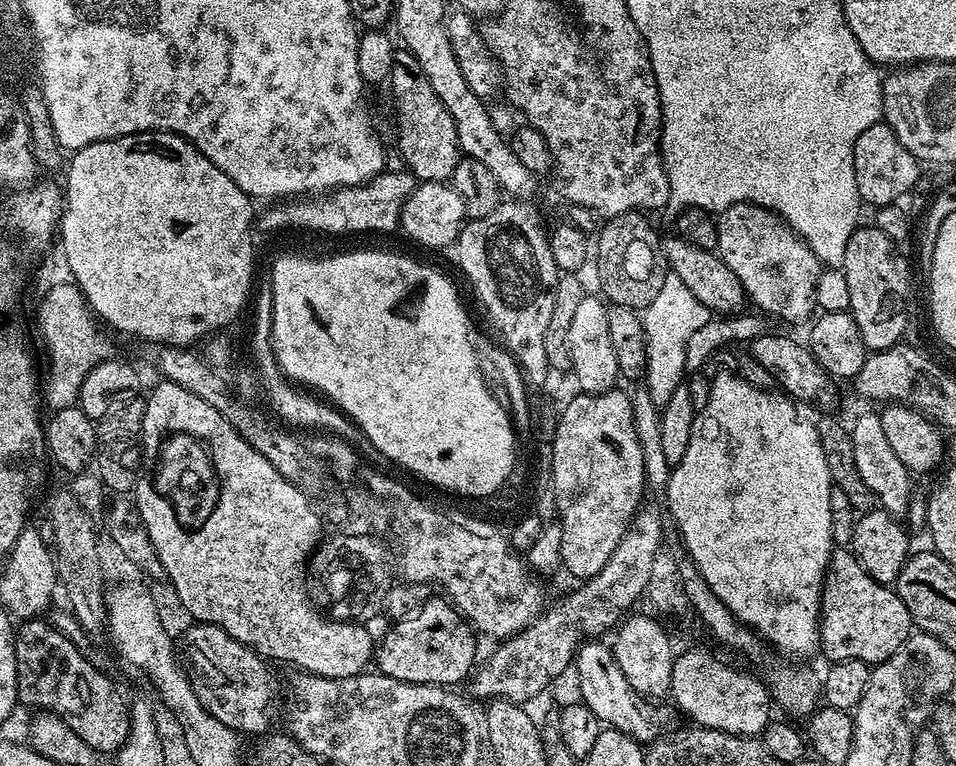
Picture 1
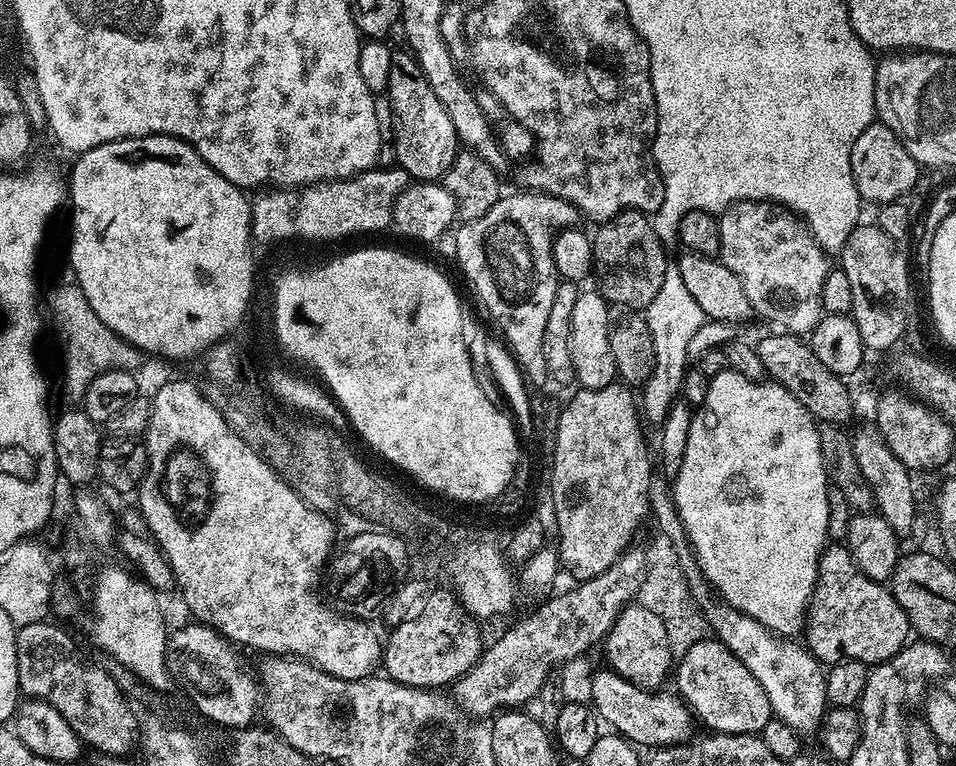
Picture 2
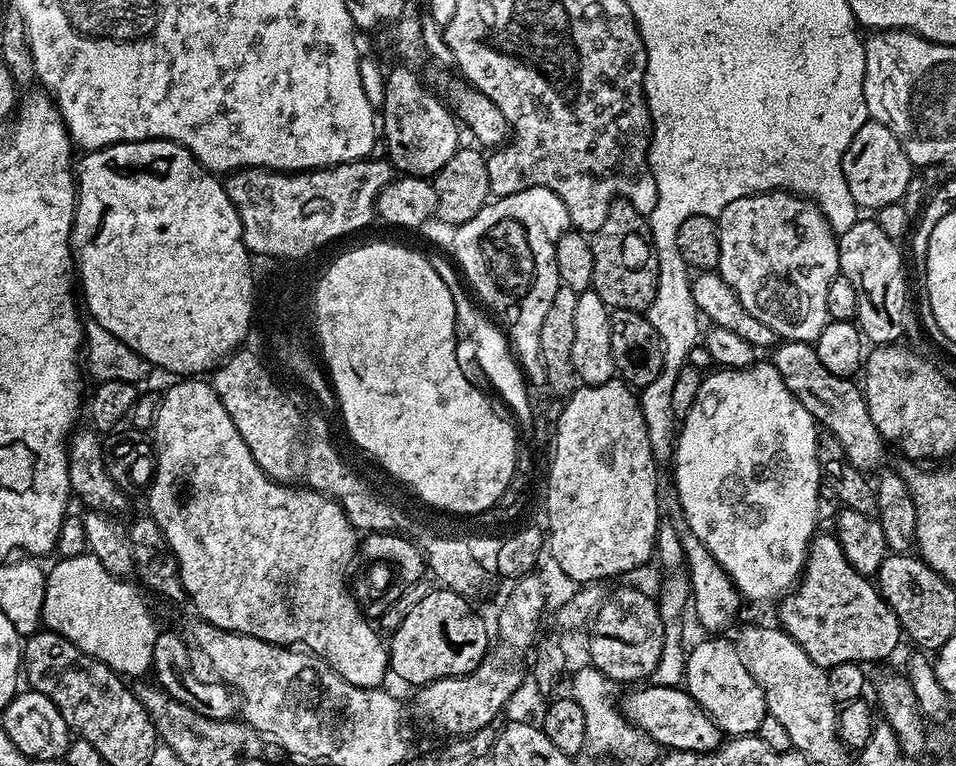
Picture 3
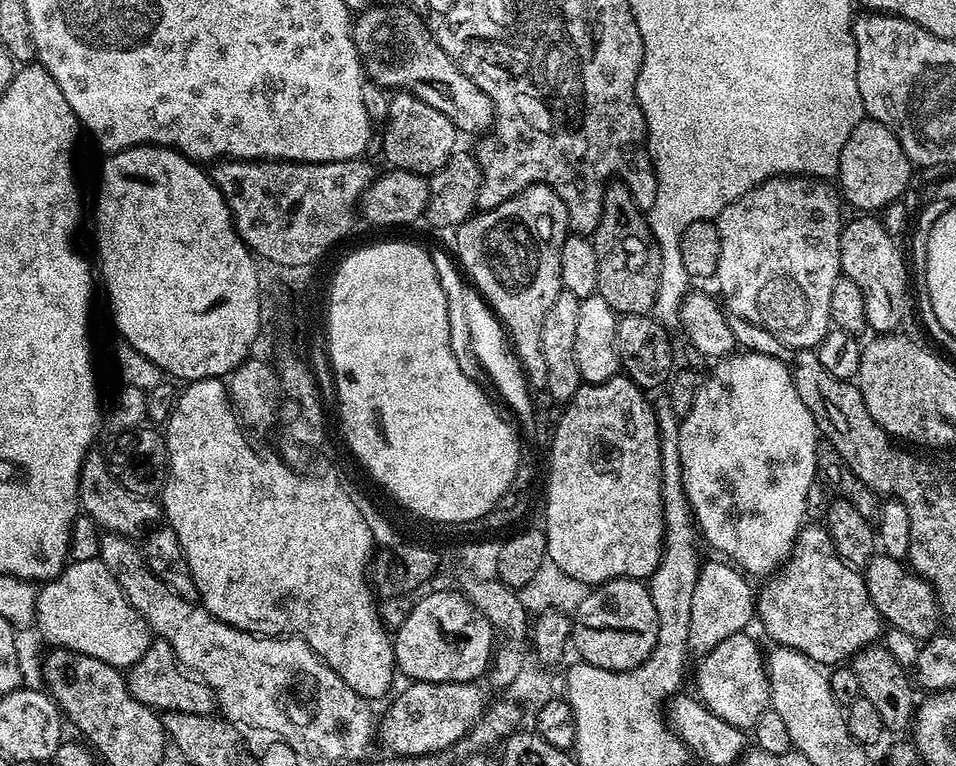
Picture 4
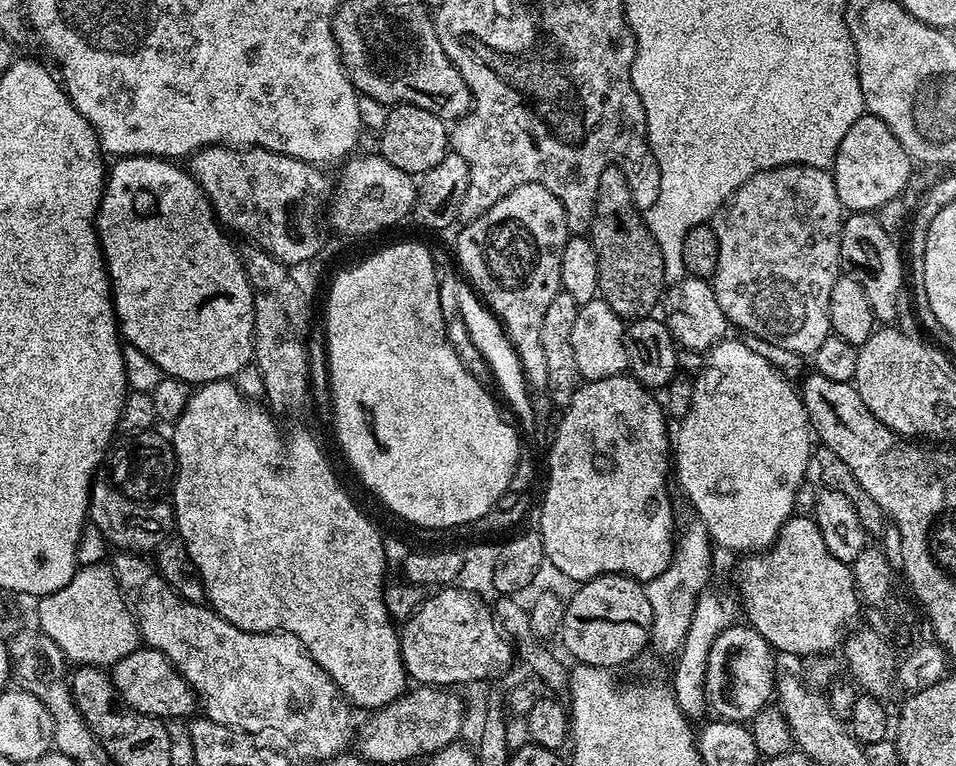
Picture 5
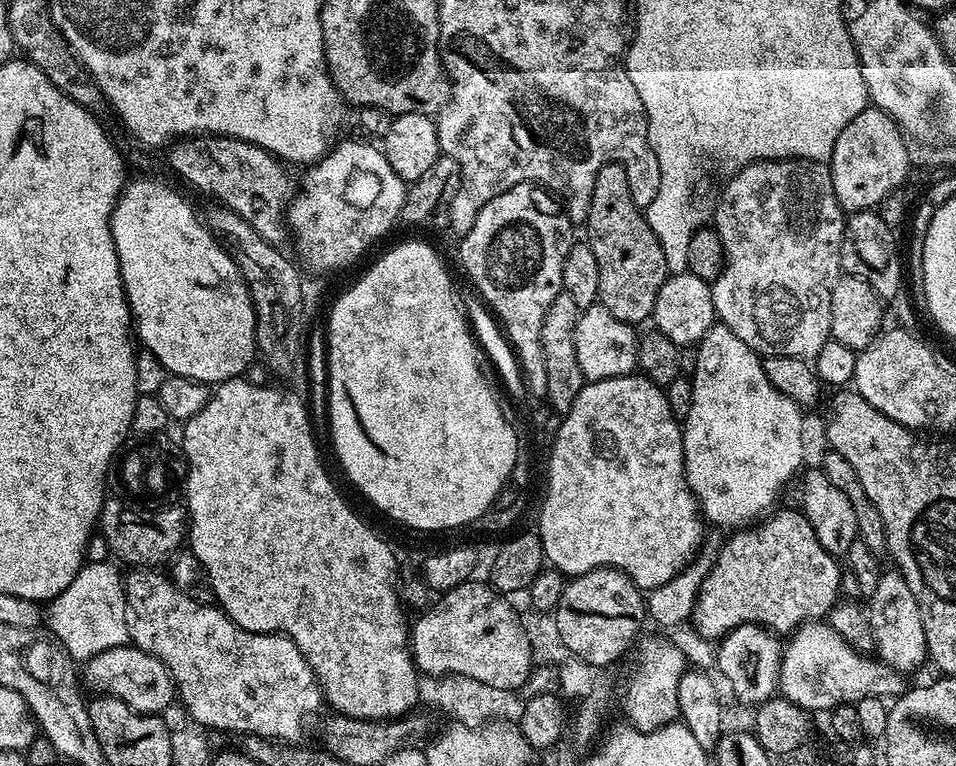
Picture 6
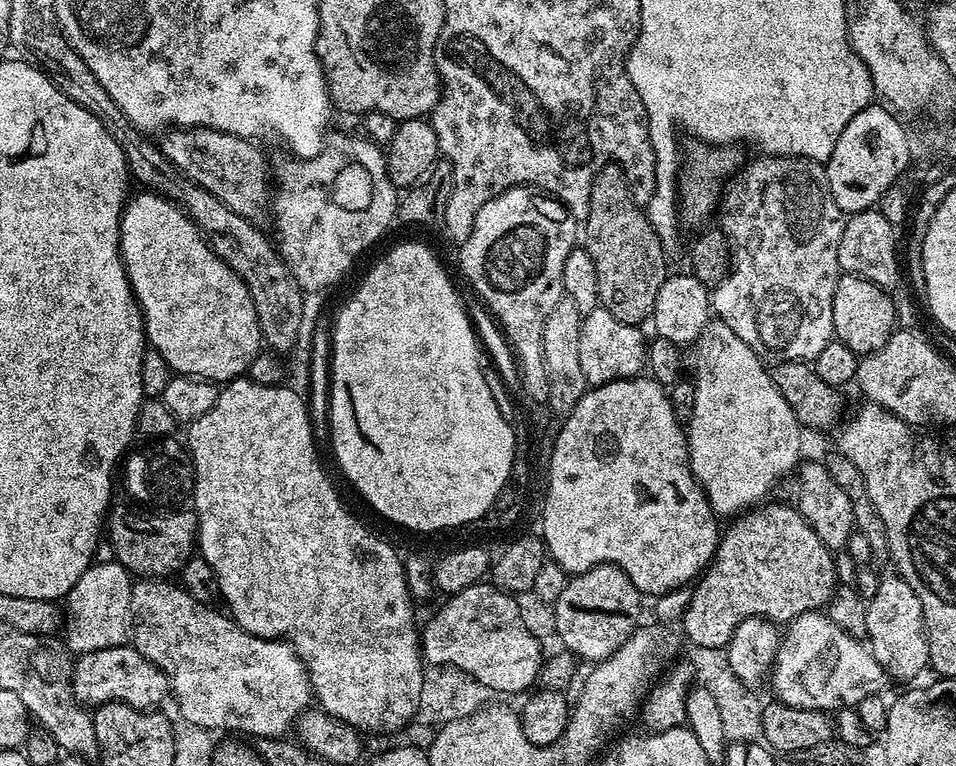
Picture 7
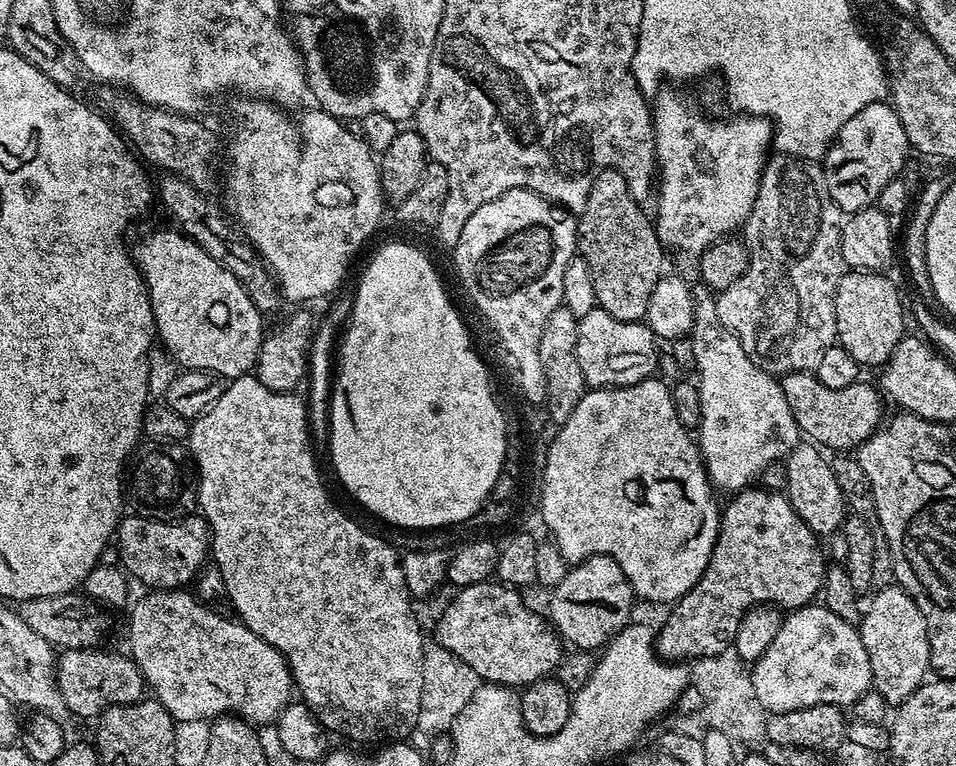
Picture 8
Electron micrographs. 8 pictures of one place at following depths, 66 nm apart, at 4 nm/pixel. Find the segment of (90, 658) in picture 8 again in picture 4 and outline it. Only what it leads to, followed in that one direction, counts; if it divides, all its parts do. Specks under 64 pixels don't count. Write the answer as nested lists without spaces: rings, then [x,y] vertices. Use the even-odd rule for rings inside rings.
[[[156,638],[135,665],[127,669],[130,694],[157,713],[182,711],[196,716],[210,716],[217,711],[212,689],[203,680],[189,674],[174,654],[170,642]]]

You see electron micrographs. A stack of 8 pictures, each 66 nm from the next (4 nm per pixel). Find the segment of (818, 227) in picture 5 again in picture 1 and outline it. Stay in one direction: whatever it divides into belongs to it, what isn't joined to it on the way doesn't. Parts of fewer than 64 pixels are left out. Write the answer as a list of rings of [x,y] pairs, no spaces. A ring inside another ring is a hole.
[[[735,204],[733,208],[719,213],[716,229],[716,248],[720,259],[734,270],[747,299],[751,303],[753,300],[761,308],[756,307],[761,313],[777,316],[780,320],[805,321],[813,315],[816,283],[822,265],[814,250],[810,250],[807,242],[788,225],[787,220],[757,204]]]

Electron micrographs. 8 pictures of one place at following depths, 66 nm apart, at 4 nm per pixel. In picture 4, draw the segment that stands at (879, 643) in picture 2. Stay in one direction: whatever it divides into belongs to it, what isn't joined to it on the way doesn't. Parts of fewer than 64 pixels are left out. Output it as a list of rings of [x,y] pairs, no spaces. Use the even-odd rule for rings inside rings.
[[[805,523],[796,536],[796,544],[787,560],[761,584],[764,585],[758,588],[756,596],[758,624],[760,620],[761,626],[773,640],[773,645],[793,648],[817,666],[843,665],[856,653],[881,639],[882,621],[874,602],[870,602],[863,575],[857,569],[851,568],[834,550],[834,542],[823,523]]]

